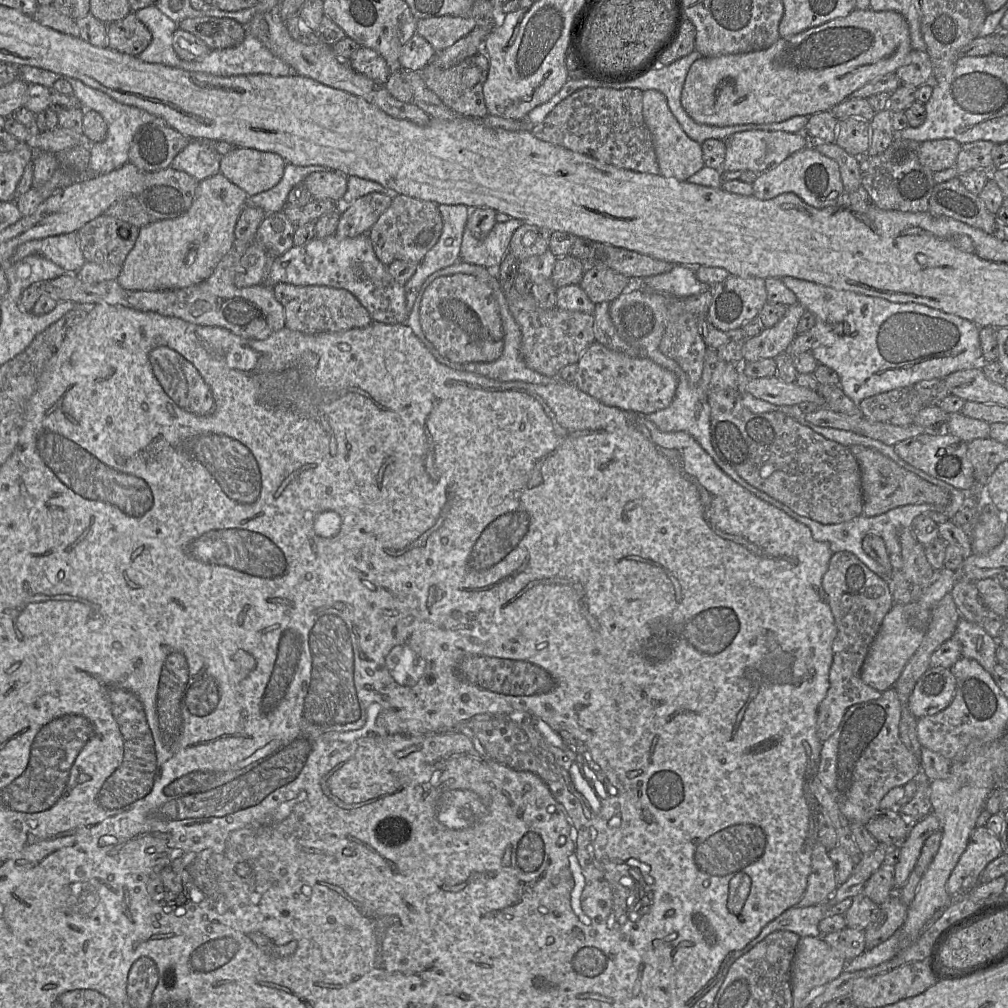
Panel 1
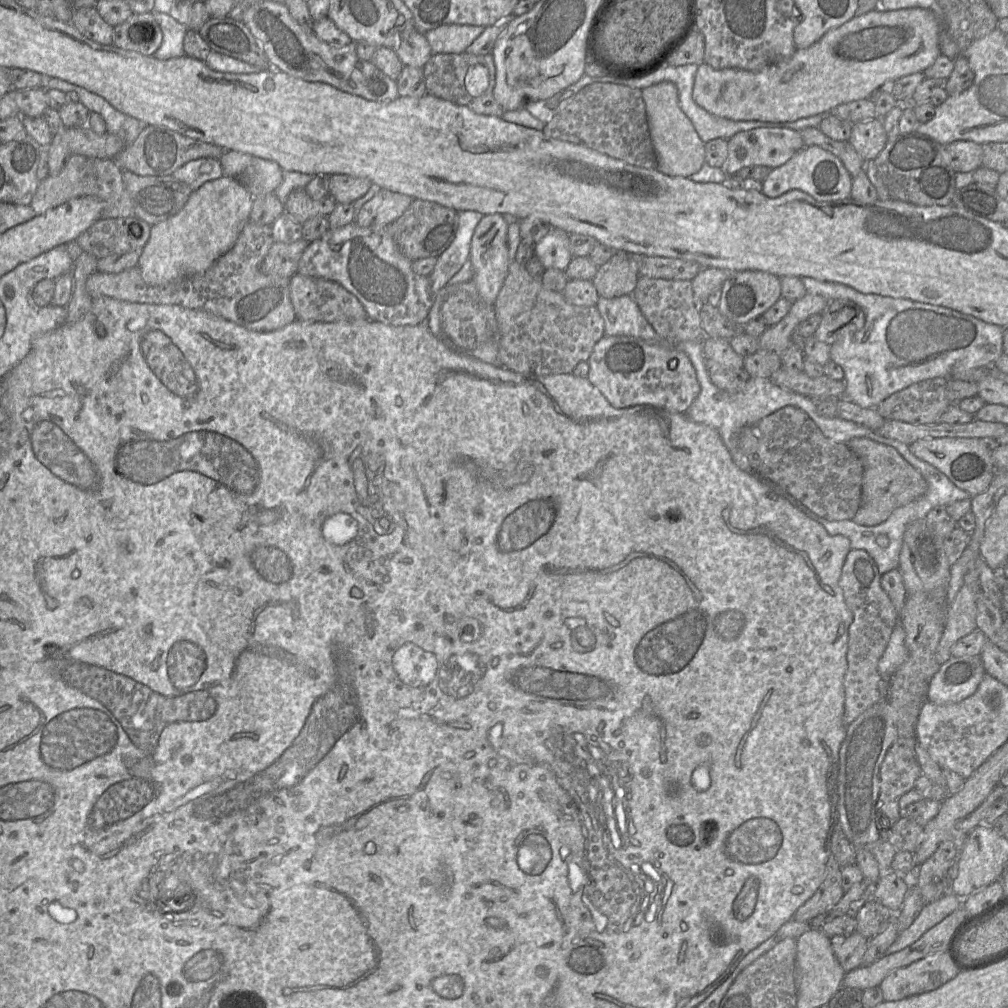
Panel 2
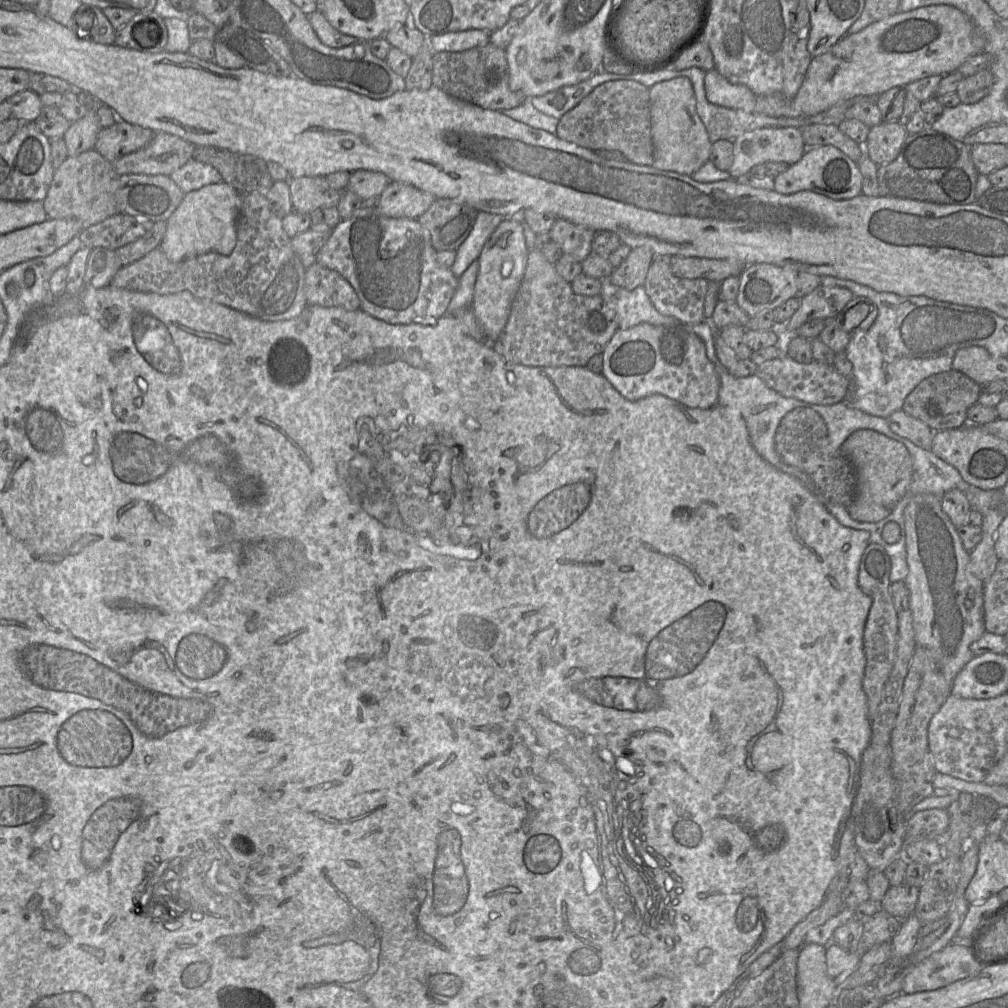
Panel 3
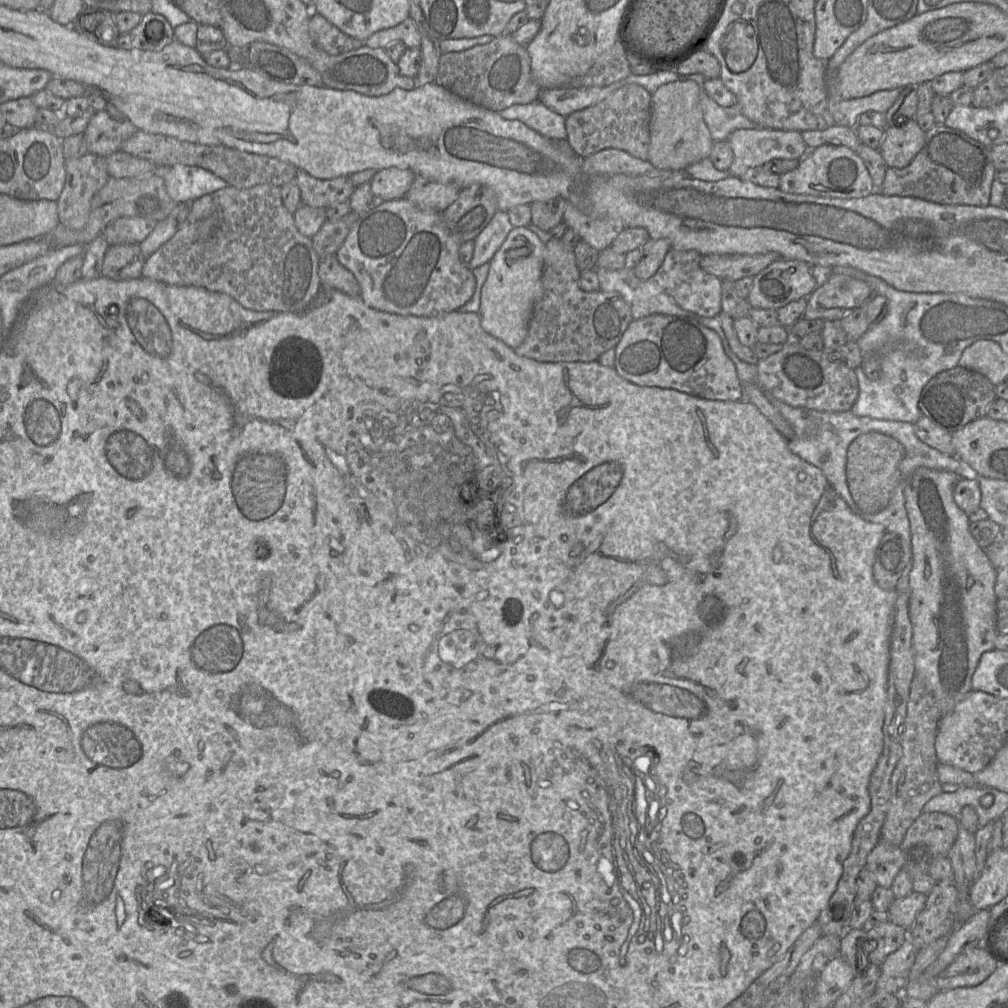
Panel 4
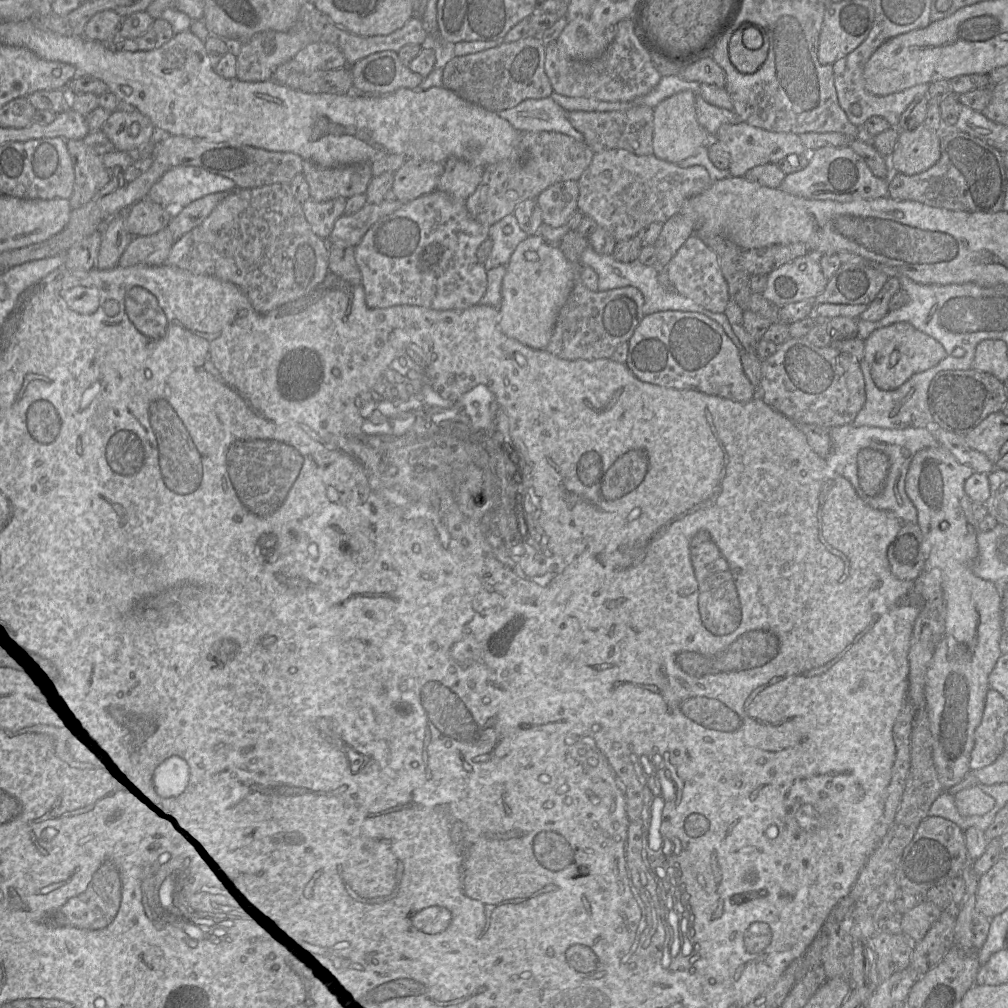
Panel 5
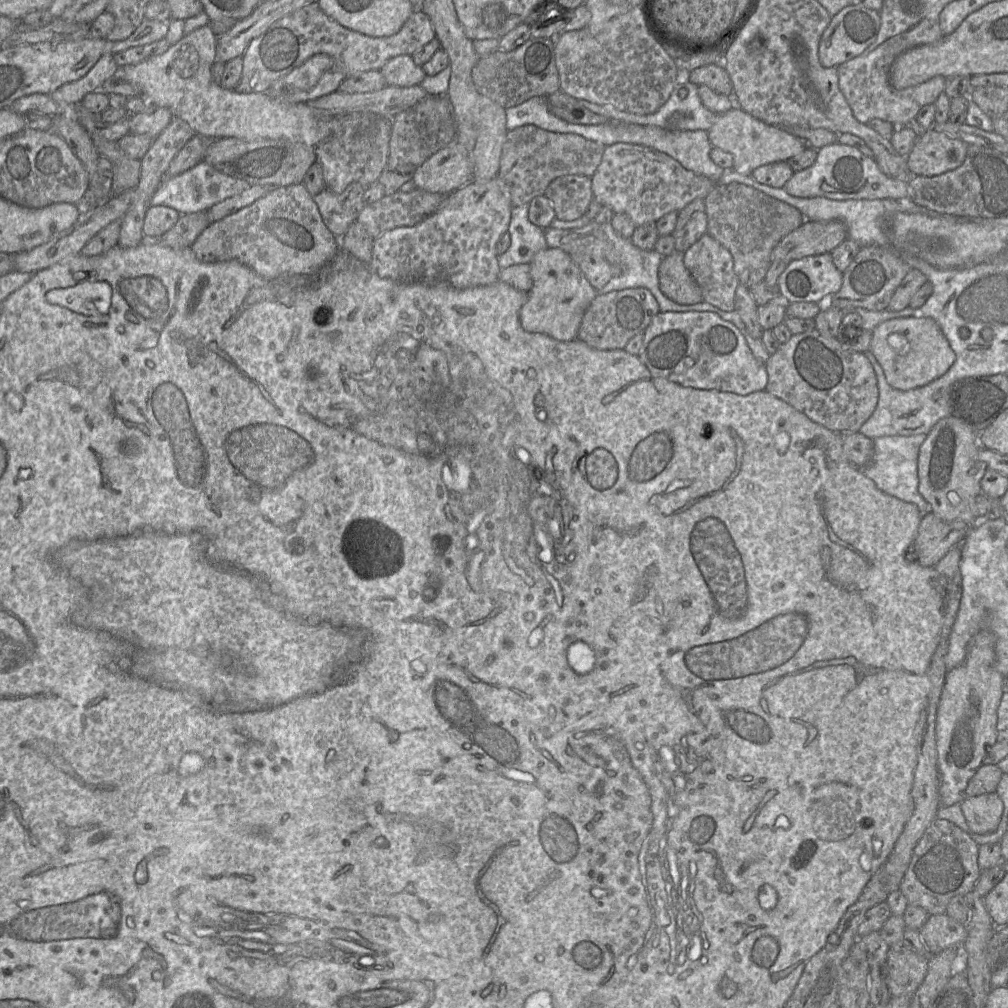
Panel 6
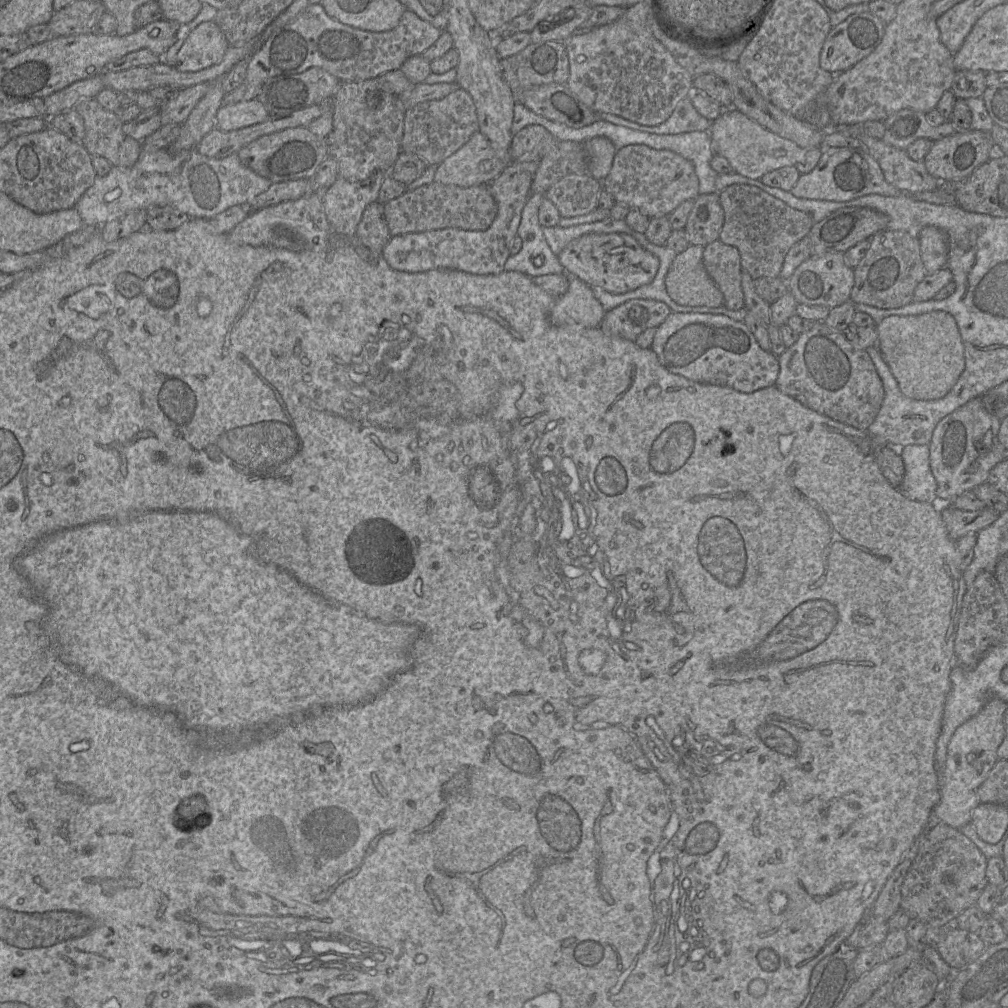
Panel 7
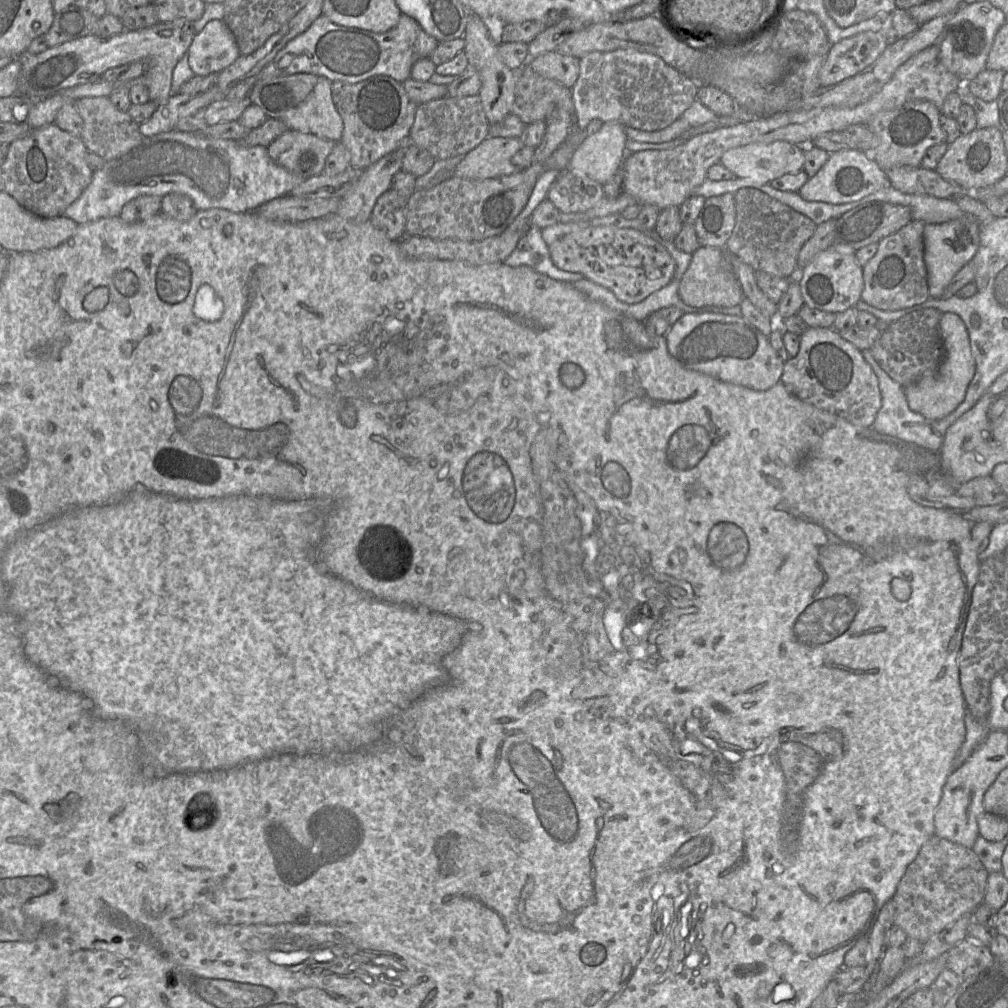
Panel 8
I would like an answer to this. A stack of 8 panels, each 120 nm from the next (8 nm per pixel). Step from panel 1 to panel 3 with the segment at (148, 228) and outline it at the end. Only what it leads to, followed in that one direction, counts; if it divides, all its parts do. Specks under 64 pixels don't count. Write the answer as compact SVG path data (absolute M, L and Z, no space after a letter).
M224 181L185 194L181 204L166 221L166 233L160 249L172 262L209 252L230 255L237 243L241 205L242 194Z

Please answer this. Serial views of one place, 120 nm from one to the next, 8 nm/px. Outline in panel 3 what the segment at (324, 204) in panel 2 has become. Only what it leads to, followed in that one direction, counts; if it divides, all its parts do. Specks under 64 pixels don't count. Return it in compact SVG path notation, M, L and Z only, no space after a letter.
M290 177L289 188L293 211L301 214L337 207L343 192L331 188L325 177Z

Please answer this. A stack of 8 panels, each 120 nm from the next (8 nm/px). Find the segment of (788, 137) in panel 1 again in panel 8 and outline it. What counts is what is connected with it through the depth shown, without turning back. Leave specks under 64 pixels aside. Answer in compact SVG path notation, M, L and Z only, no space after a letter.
M787 141L752 143L727 150L720 162L735 177L770 184L784 174L803 170L805 154L802 146Z

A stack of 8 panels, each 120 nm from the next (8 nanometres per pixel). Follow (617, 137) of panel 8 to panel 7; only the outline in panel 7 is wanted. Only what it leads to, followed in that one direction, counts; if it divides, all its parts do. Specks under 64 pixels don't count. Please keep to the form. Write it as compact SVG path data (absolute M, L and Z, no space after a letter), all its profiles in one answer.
M595 137L583 143L588 160L588 173L599 181L609 174L617 152L614 144L606 137Z

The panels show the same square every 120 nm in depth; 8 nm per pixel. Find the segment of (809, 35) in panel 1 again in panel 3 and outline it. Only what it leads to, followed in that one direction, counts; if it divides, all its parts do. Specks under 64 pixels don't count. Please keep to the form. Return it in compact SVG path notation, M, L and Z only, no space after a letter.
M945 4L924 6L898 12L872 23L858 33L844 36L824 54L813 57L805 79L793 98L780 93L756 95L745 85L730 83L715 69L705 73L705 94L712 104L749 113L788 118L815 116L856 96L879 96L893 87L904 87L932 75L944 76L955 72L969 57L984 53L984 45L985 39L978 33L972 20L958 8Z

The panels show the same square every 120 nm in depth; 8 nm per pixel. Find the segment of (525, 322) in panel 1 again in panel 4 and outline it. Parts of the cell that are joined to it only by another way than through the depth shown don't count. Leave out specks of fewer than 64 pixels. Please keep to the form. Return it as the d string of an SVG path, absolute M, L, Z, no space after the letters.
M552 238L545 243L543 259L542 294L533 306L527 336L514 349L515 353L539 362L597 361L601 354L615 348L633 321L630 305L617 292L583 291L579 286L581 272L577 267L573 248L564 245L560 239Z

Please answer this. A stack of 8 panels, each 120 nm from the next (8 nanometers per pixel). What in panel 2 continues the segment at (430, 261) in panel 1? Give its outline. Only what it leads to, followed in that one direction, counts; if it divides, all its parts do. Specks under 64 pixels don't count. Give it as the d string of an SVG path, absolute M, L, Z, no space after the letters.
M477 211L458 212L458 229L455 238L437 257L437 263L428 276L433 294L444 288L469 258L473 233L483 216Z

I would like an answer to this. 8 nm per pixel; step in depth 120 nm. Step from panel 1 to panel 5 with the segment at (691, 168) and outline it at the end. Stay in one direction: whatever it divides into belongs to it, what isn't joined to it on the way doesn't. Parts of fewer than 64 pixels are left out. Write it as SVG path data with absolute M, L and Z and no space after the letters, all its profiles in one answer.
M690 90L674 94L653 109L653 155L677 164L694 155L699 148L708 146L712 137L699 124L696 117L695 95Z

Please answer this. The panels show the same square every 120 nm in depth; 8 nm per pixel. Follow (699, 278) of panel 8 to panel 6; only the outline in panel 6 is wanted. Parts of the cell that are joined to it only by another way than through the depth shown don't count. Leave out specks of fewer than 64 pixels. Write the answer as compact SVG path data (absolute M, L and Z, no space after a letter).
M674 251L663 258L659 269L659 288L672 301L681 305L703 302L701 288L684 265L684 252Z

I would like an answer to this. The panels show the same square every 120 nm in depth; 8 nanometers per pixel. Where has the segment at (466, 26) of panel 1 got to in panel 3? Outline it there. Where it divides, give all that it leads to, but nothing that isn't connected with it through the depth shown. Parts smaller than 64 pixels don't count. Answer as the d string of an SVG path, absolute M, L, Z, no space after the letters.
M469 29L434 35L430 37L430 41L436 52L463 52L488 44L490 33L482 29Z

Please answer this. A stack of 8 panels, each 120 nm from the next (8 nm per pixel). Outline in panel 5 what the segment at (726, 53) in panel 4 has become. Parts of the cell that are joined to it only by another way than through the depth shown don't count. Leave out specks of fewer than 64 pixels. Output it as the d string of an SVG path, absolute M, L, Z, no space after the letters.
M740 25L733 32L728 44L728 53L731 63L740 73L752 74L767 59L769 43L764 42L763 46L756 50L747 48L743 42L743 31L745 27Z

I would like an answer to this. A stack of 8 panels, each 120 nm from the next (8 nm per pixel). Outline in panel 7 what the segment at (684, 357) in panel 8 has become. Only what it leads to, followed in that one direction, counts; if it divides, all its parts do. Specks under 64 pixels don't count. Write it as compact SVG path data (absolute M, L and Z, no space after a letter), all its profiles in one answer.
M674 313L657 327L651 349L671 373L688 380L751 393L773 386L779 374L778 357L763 350L744 321L711 313Z

